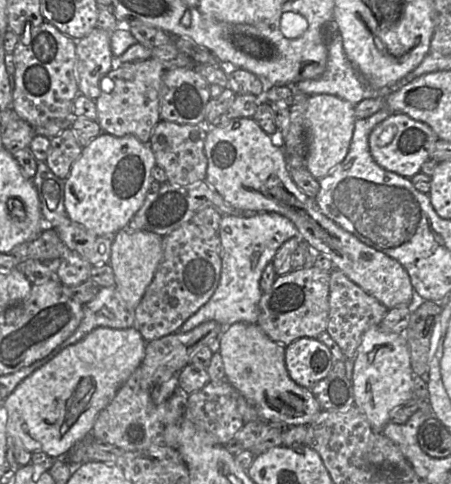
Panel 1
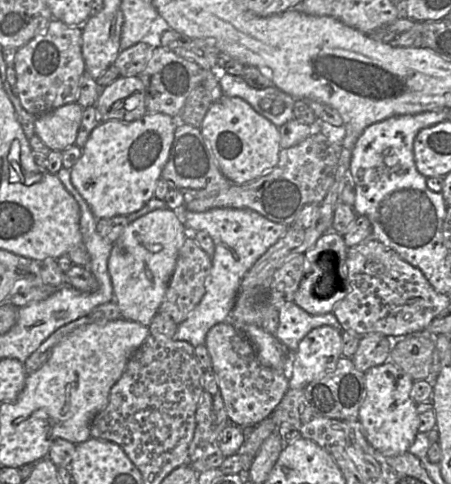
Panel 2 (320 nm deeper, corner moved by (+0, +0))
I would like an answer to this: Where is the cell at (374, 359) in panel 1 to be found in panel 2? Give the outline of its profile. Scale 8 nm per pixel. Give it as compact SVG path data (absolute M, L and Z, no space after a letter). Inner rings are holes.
M389 360L368 369L364 380L364 399L359 409L359 422L367 441L384 456L398 456L408 452L419 432L417 403L411 398L414 380Z

